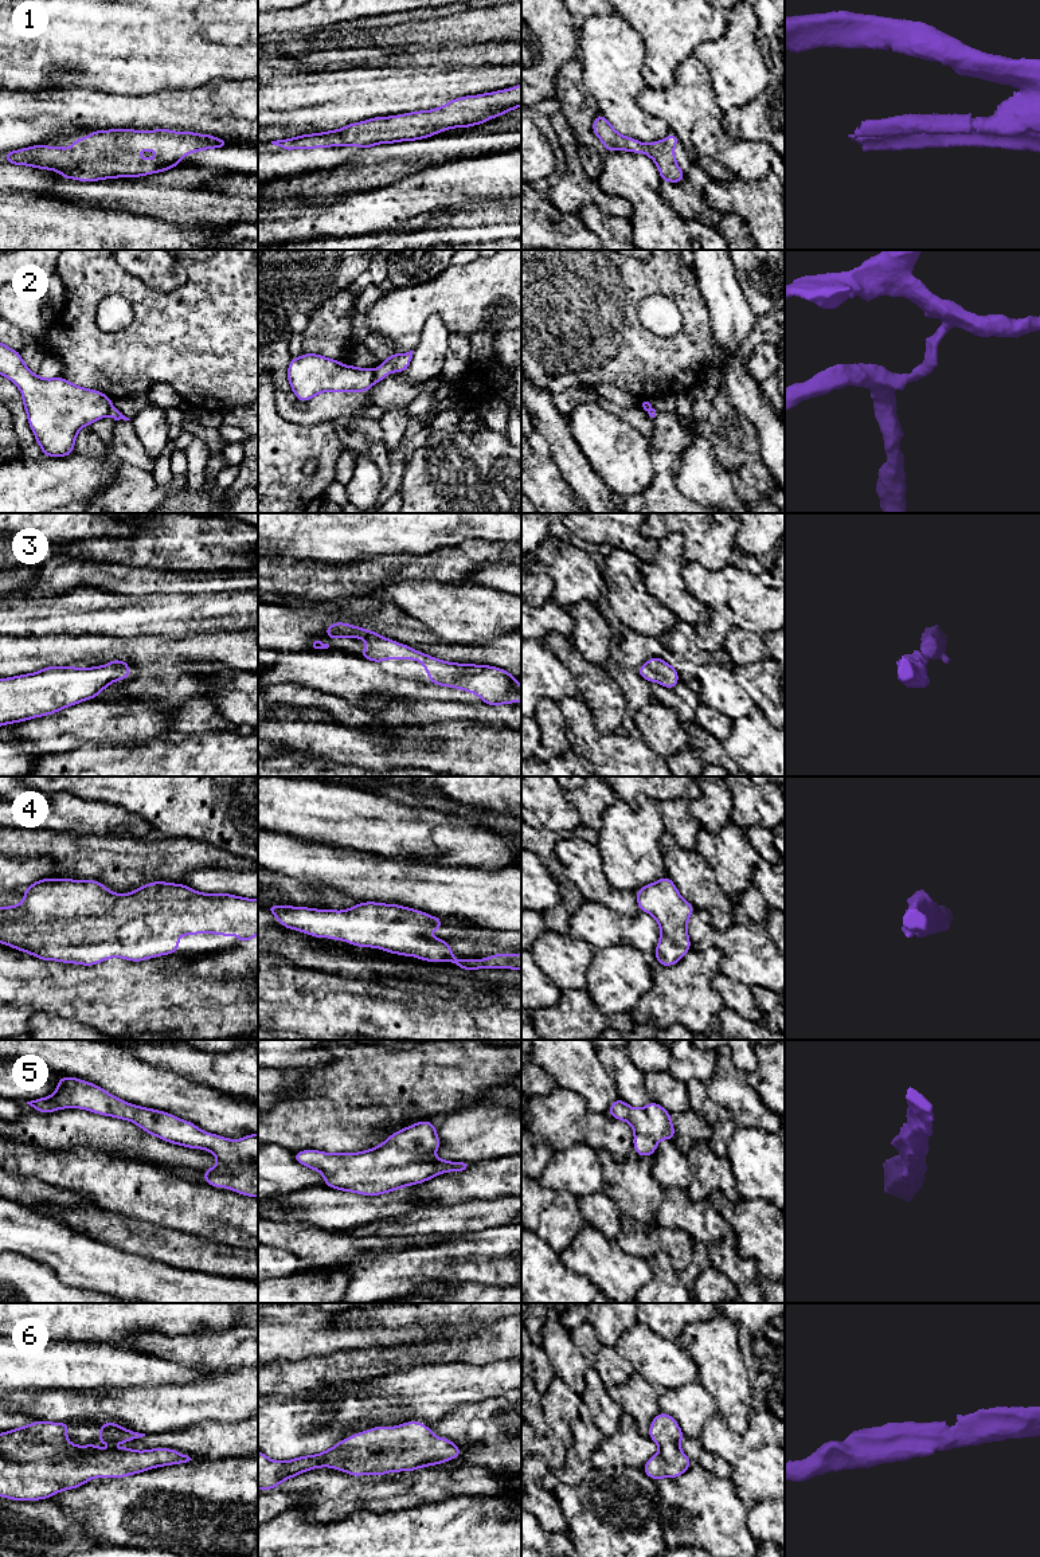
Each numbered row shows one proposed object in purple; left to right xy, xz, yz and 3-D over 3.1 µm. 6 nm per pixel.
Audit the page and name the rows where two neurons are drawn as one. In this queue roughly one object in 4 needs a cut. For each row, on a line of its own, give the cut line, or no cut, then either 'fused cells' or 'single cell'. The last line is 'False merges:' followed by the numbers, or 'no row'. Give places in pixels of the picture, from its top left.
1: xy (69, 149), (86, 155), (92, 161), (89, 175), (100, 179) | fused cells
2: xz (376, 372), (374, 382) | fused cells
3: no cut | single cell
4: no cut | single cell
5: no cut | single cell
6: no cut | single cell
False merges: 1, 2

